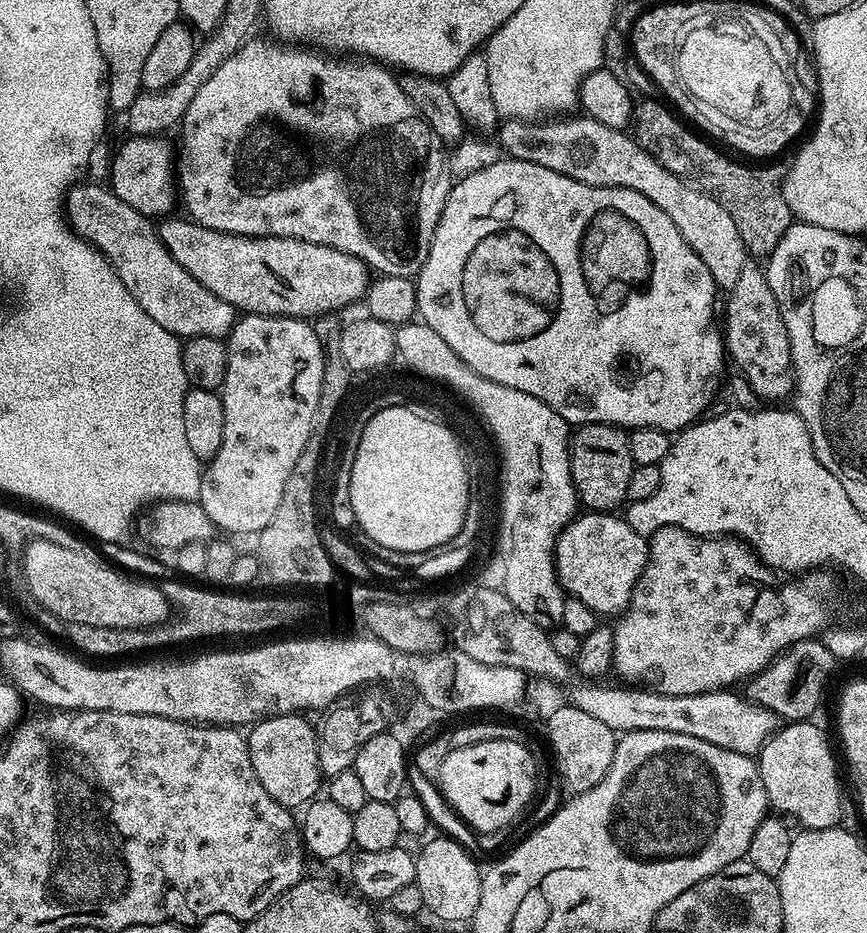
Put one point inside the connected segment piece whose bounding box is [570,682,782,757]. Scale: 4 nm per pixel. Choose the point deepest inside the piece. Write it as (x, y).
(728, 719)

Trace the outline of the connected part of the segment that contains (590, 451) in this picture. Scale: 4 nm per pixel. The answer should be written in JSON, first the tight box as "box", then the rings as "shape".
{"box":[570,424,633,513],"shape":[[[581,424],[571,433],[570,470],[572,471],[572,481],[576,487],[577,501],[585,509],[593,512],[615,513],[616,507],[620,503],[623,505],[628,500],[628,487],[633,467],[631,442],[629,433],[625,429],[617,428],[615,424]]]}

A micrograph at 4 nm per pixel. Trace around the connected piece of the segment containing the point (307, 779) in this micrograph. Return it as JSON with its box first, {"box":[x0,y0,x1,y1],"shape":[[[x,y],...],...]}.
{"box":[247,714,322,810],"shape":[[[273,714],[255,721],[247,733],[248,753],[258,774],[258,782],[266,786],[266,794],[283,808],[300,810],[317,799],[322,788],[322,773],[319,766],[318,732],[300,714]]]}

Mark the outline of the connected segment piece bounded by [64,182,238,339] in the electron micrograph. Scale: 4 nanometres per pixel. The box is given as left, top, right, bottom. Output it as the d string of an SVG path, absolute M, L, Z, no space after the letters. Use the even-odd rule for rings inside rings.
M77 182L68 190L64 202L66 219L73 232L81 236L87 244L92 244L106 257L110 266L122 278L126 290L134 294L138 306L158 322L166 331L172 332L178 338L189 338L194 336L209 336L214 339L227 337L232 330L232 325L238 319L238 312L222 298L216 297L201 282L195 280L171 257L170 252L160 240L157 232L157 225L149 217L144 216L134 206L122 202L111 187L100 184L84 184Z

